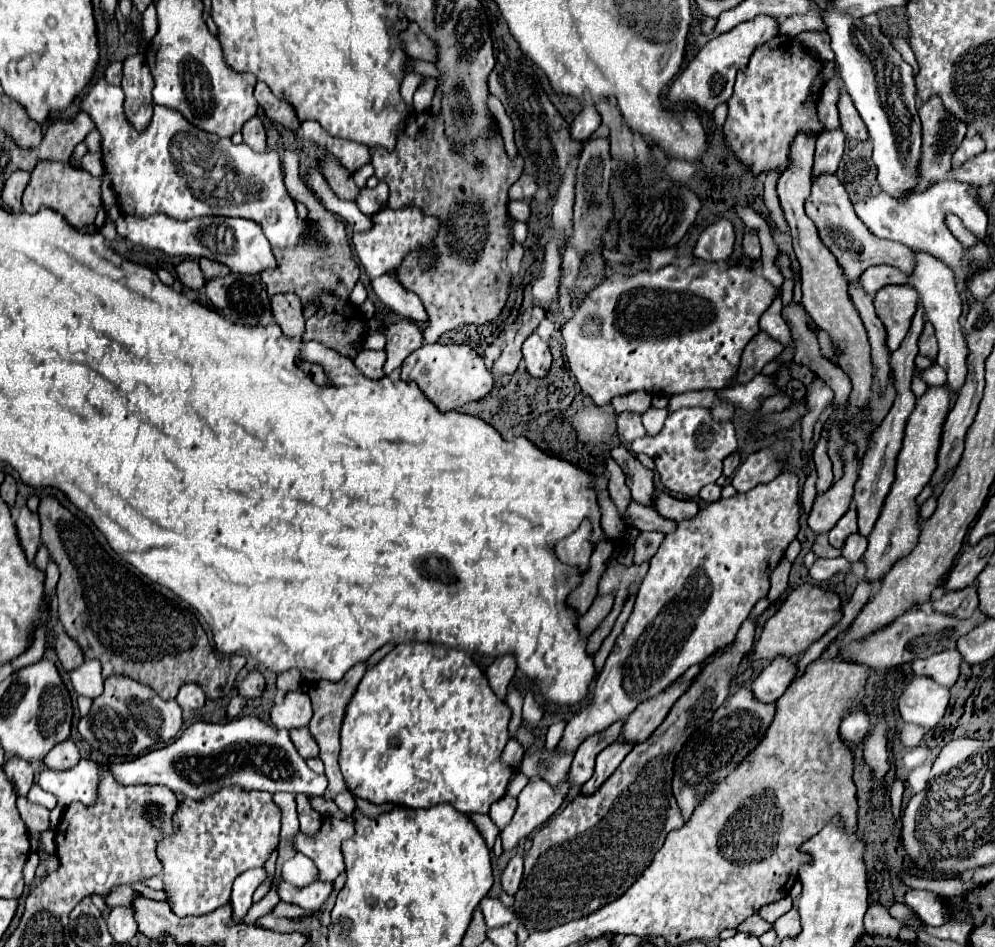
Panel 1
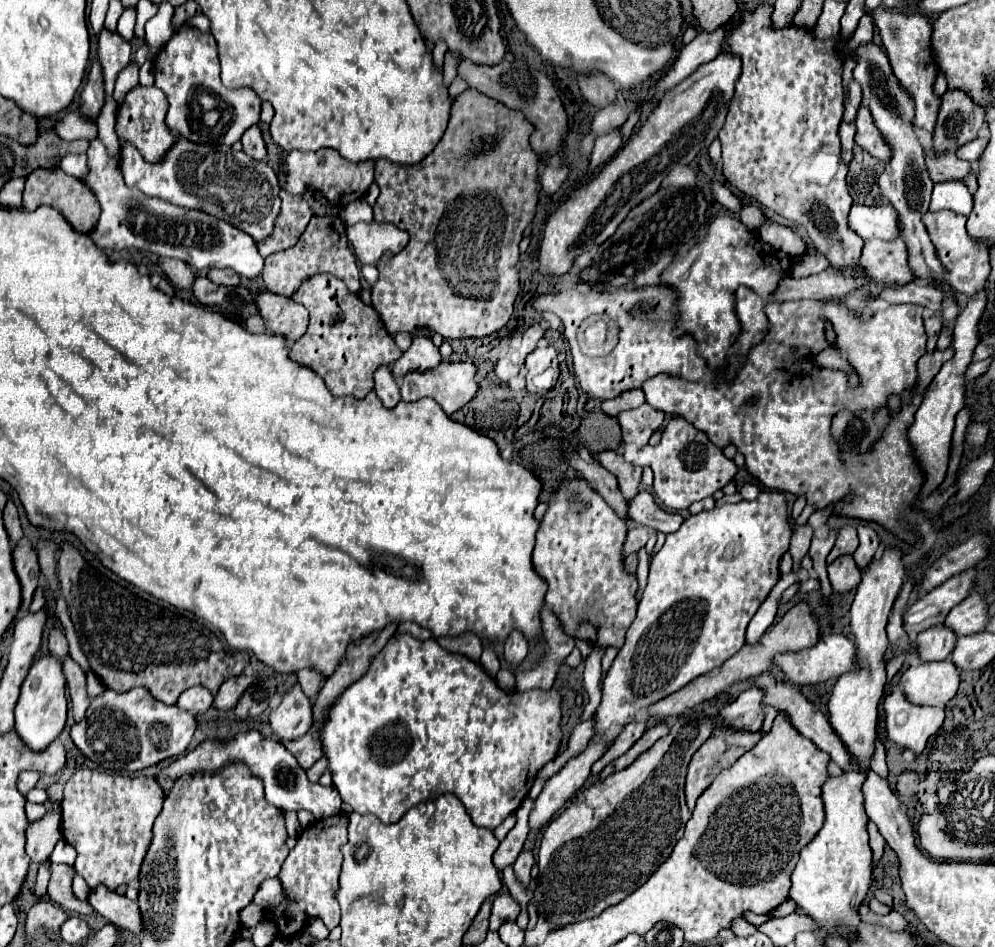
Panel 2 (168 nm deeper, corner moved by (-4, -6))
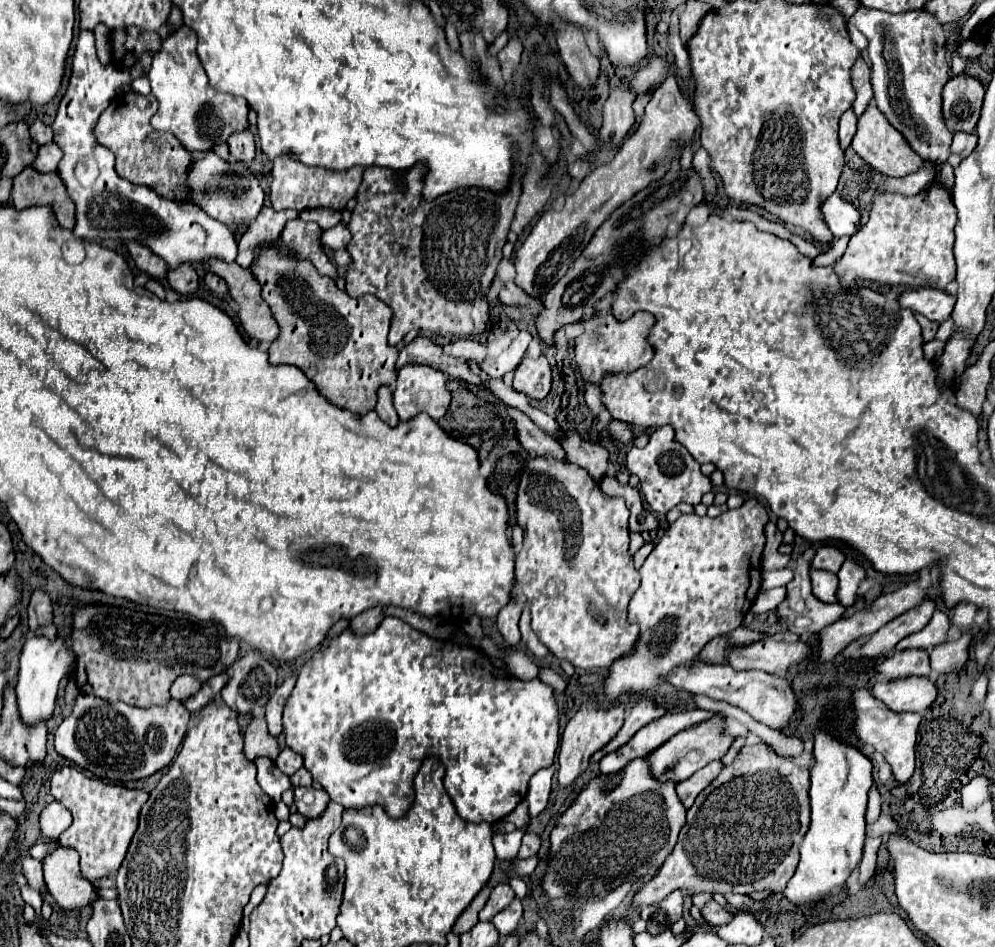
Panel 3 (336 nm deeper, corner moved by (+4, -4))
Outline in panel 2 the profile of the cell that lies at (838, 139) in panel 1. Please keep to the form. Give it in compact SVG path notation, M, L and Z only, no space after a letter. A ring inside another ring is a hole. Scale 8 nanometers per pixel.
M841 124L841 128L839 128L839 136L841 136L841 158L845 160L845 162L849 162L851 160L851 156L853 156L853 138L855 138L855 124Z

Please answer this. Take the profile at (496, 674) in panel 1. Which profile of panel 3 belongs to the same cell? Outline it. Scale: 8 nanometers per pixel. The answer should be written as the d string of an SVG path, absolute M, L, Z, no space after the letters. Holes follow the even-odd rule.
M511 600L497 616L497 628L509 646L517 646L521 640L519 616L521 616L521 602L519 600Z

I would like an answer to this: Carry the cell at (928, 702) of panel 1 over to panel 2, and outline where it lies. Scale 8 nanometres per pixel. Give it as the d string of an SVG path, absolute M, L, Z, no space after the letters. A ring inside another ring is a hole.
M895 686L883 700L887 740L911 750L915 756L923 752L927 740L941 728L945 710L937 706L915 706L907 702L903 690Z

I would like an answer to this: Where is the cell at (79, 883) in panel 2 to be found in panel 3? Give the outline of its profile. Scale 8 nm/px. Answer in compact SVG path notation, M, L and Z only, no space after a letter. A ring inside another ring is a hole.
M41 838L41 840L31 848L29 854L31 854L33 858L37 858L37 860L45 860L45 856L51 854L53 850L57 850L57 848L59 848L59 842L57 842L57 840L43 840L43 838Z

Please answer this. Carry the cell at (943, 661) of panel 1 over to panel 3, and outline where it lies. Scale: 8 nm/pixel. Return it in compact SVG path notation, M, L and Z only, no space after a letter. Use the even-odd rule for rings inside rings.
M907 676L897 680L881 680L873 686L875 698L885 702L891 710L897 712L923 712L927 710L939 690L937 682L925 676Z

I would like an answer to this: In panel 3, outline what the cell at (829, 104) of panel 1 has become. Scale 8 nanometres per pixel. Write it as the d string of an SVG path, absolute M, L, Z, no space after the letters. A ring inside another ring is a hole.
M859 56L855 66L851 68L851 80L853 80L853 88L855 88L855 102L851 106L851 110L861 116L863 110L867 108L869 104L869 98L873 96L873 90L871 90L871 76L869 76L869 66L865 64L865 60Z

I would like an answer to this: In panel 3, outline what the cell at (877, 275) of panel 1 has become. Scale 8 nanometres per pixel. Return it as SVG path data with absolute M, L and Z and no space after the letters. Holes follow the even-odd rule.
M929 288L905 290L899 296L899 306L909 308L913 312L919 312L929 320L943 322L951 316L953 296L945 290L929 290Z

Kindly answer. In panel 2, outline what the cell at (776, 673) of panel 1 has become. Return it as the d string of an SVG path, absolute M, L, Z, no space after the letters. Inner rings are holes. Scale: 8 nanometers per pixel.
M749 688L743 694L739 694L737 700L731 704L725 704L719 714L715 716L717 726L729 726L733 730L741 732L757 732L763 724L763 706L761 706L763 692L757 688Z

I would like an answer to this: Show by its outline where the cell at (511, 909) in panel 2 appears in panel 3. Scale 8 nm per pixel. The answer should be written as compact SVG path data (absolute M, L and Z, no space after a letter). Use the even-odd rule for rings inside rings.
M497 884L497 886L491 890L491 896L489 896L485 908L481 910L479 920L481 920L481 922L489 922L497 912L505 910L513 900L515 900L515 892L511 890L511 886L509 886L509 884Z

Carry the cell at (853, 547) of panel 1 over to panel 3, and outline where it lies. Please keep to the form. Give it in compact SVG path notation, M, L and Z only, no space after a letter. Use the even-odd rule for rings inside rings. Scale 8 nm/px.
M811 570L813 580L813 594L823 602L837 602L837 588L839 578L827 570Z

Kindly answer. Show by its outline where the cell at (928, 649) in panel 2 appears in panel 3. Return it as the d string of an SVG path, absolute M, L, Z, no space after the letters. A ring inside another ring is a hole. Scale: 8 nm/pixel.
M901 650L895 652L893 656L887 656L885 662L879 666L879 672L885 676L885 680L893 678L903 678L903 676L927 676L931 672L931 662L929 662L929 652L927 650Z

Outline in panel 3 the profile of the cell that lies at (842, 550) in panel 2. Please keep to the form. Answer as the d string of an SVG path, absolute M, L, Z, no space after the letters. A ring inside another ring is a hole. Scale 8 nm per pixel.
M823 544L823 546L819 546L811 566L813 568L823 568L823 570L829 570L829 572L837 574L843 560L845 560L845 554L843 554L841 548L837 548L835 544Z

